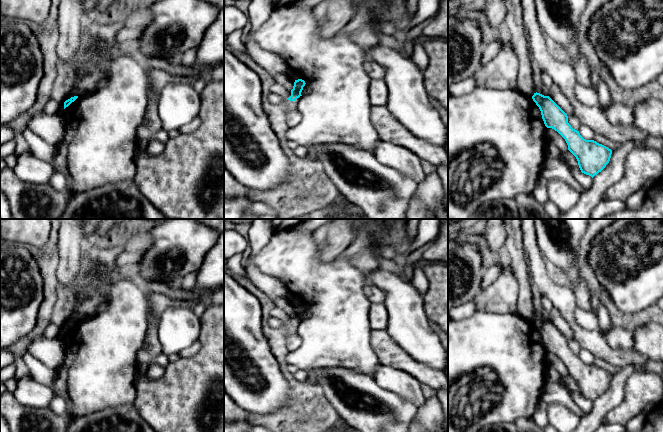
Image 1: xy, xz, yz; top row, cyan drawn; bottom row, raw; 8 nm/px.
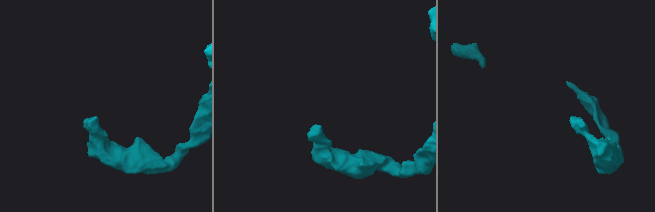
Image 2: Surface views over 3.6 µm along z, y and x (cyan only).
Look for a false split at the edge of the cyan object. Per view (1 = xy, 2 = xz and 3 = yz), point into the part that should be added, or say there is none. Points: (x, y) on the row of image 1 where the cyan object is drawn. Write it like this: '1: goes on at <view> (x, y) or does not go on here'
1: does not go on here
2: does not go on here
3: does not go on here

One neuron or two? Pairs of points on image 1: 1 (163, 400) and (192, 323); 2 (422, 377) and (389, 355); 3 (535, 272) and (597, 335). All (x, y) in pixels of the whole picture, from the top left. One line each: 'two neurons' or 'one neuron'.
1: two neurons
2: one neuron
3: one neuron

